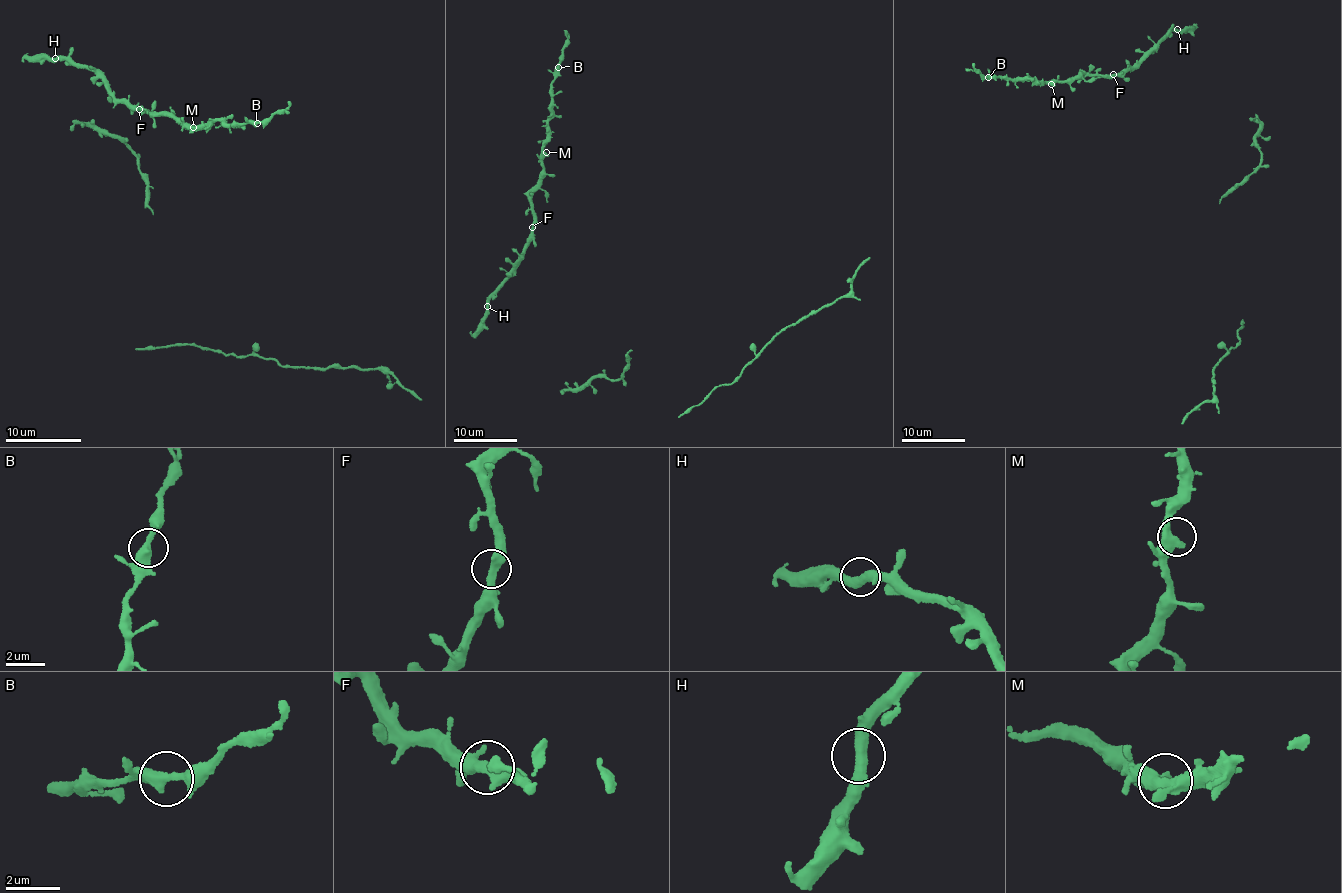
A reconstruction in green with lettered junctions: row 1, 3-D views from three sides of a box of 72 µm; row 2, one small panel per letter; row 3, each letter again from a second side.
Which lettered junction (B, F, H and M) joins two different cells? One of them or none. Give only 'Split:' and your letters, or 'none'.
Split: none

